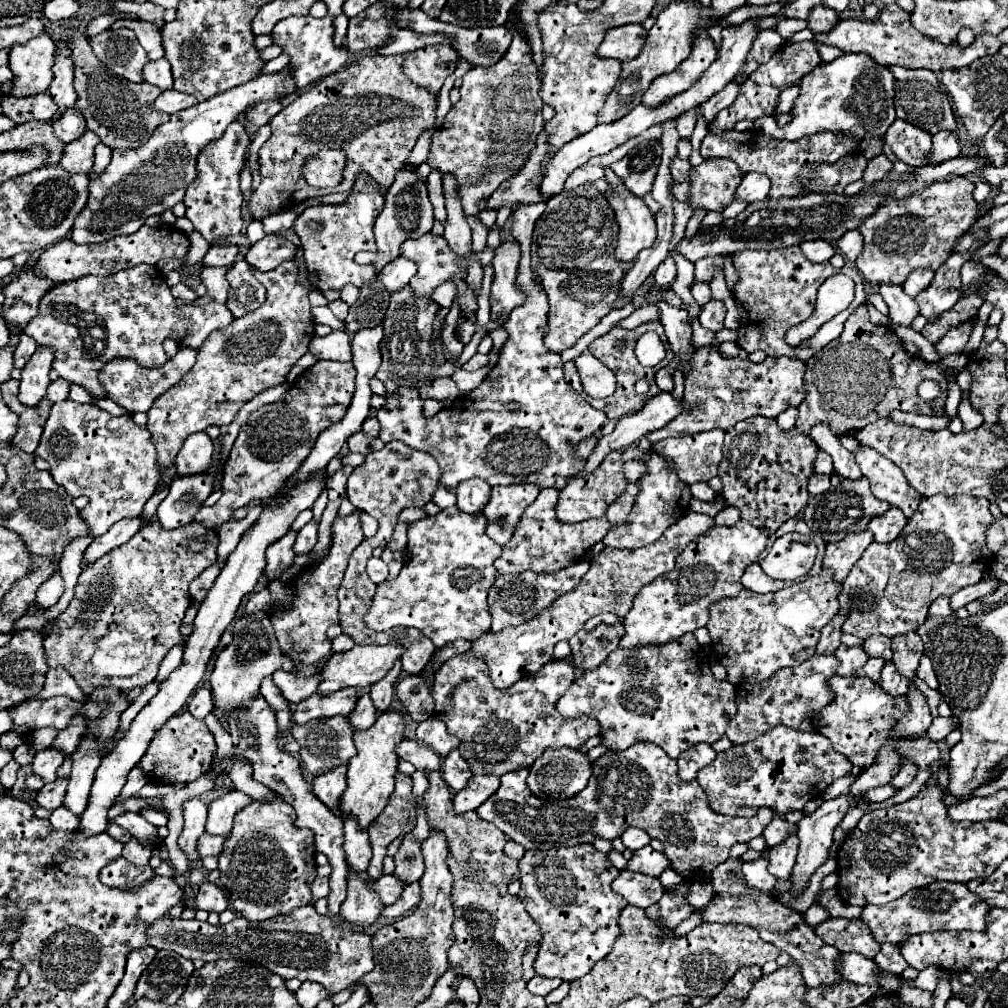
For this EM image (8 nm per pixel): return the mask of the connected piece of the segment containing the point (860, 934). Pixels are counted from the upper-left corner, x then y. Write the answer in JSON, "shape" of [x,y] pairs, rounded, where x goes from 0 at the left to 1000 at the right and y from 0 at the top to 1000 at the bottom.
{"shape":[[[819,912],[810,918],[810,928],[827,938],[835,945],[853,945],[859,951],[867,951],[873,943],[873,936],[865,930],[861,918],[855,912]]]}

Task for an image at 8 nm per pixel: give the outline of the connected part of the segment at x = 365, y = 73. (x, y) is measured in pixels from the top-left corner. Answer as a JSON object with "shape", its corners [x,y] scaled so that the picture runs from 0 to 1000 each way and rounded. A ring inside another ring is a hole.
{"shape":[[[367,55],[359,63],[349,63],[337,72],[329,72],[304,92],[294,96],[274,116],[270,116],[270,134],[258,148],[260,182],[246,197],[246,209],[252,217],[260,217],[272,209],[292,203],[294,191],[298,199],[323,191],[345,189],[351,176],[363,170],[379,186],[387,186],[391,172],[403,162],[415,134],[431,126],[433,96],[411,84],[399,72],[401,55]],[[313,148],[341,148],[344,162],[337,184],[312,187],[300,174],[300,164]]]}

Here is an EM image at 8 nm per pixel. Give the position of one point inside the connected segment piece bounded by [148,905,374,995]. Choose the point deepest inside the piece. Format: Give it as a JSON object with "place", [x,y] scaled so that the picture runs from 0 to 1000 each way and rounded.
{"place":[309,939]}

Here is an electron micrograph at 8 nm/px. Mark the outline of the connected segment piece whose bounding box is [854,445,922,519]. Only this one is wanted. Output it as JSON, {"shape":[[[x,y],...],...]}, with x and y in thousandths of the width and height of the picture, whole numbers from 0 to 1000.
{"shape":[[[851,441],[847,453],[853,461],[855,471],[863,477],[863,485],[869,495],[883,499],[885,503],[893,503],[895,509],[903,515],[909,509],[915,491],[909,489],[899,477],[893,463],[889,463],[883,455],[877,455],[869,445]]]}

